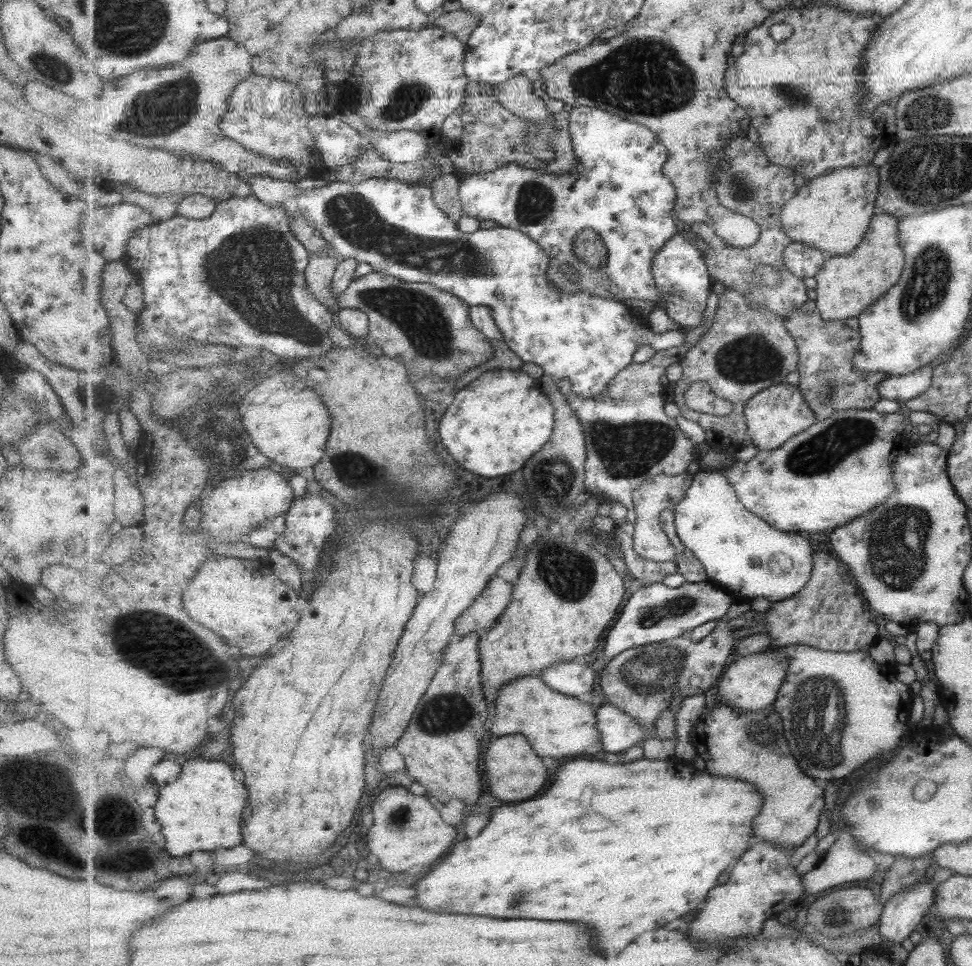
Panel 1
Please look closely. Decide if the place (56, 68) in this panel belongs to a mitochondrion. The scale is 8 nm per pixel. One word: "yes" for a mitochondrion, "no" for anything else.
yes

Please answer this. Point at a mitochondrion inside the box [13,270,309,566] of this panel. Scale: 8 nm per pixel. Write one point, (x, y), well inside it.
(227, 440)

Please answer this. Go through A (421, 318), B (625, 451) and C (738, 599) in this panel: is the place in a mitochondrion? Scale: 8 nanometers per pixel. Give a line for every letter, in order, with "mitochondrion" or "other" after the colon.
A: mitochondrion
B: mitochondrion
C: other

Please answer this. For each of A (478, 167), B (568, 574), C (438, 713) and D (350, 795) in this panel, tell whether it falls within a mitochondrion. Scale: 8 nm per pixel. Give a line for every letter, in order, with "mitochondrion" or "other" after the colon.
A: other
B: mitochondrion
C: mitochondrion
D: other

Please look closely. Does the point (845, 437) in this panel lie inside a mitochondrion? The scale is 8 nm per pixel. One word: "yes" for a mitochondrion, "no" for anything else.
yes

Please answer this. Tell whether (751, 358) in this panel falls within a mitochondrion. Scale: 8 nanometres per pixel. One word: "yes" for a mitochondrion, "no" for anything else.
yes

